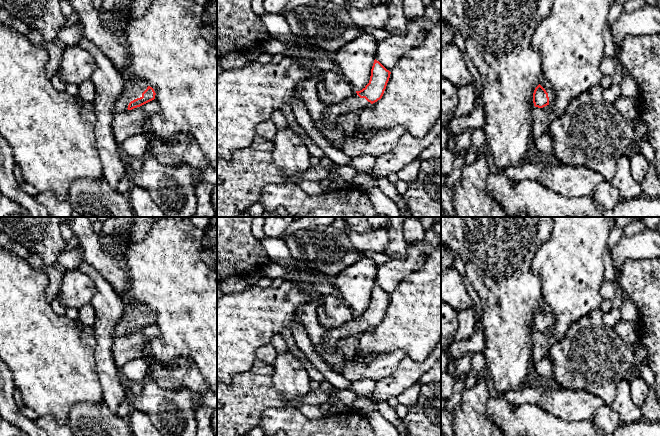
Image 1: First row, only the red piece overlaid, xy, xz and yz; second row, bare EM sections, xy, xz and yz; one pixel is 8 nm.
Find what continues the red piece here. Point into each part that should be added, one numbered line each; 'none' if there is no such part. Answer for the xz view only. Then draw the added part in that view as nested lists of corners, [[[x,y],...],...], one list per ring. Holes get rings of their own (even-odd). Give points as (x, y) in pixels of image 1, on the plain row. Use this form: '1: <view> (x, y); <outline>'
1: xz (331, 338); [[[355,316],[350,322],[338,328],[327,330],[322,344],[324,346],[337,347],[338,342],[349,336],[358,336],[363,332],[371,329],[365,322],[360,322]]]

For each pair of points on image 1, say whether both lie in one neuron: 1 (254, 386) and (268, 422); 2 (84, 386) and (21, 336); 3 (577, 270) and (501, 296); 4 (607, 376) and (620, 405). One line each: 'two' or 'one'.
1: two
2: one
3: two
4: two

